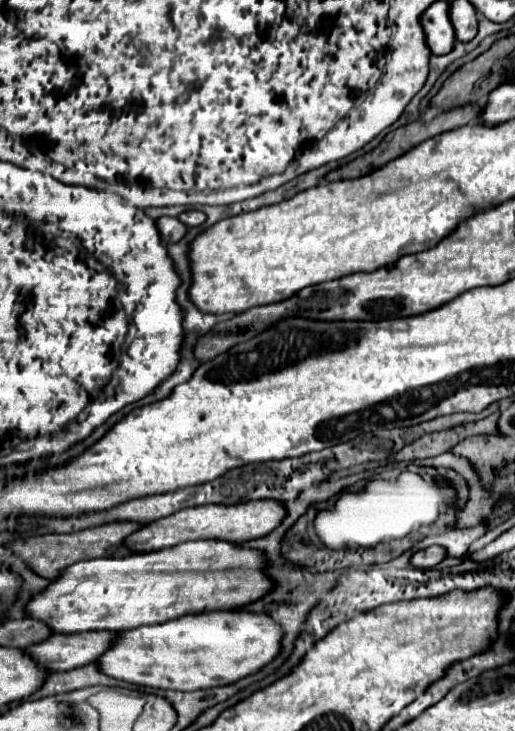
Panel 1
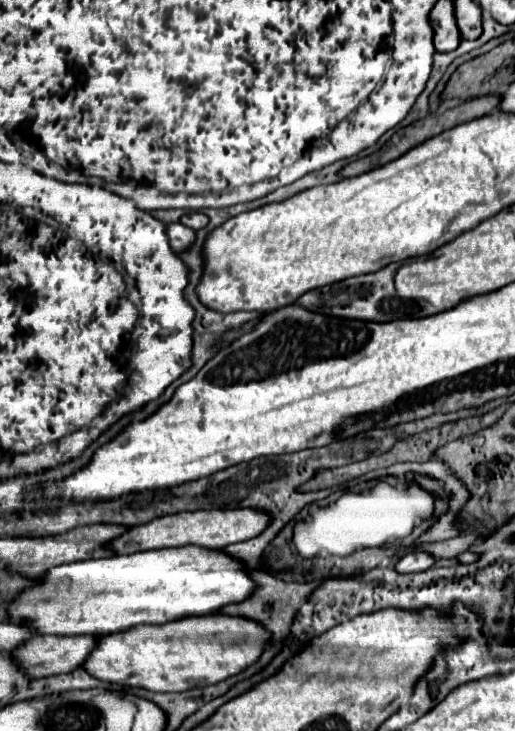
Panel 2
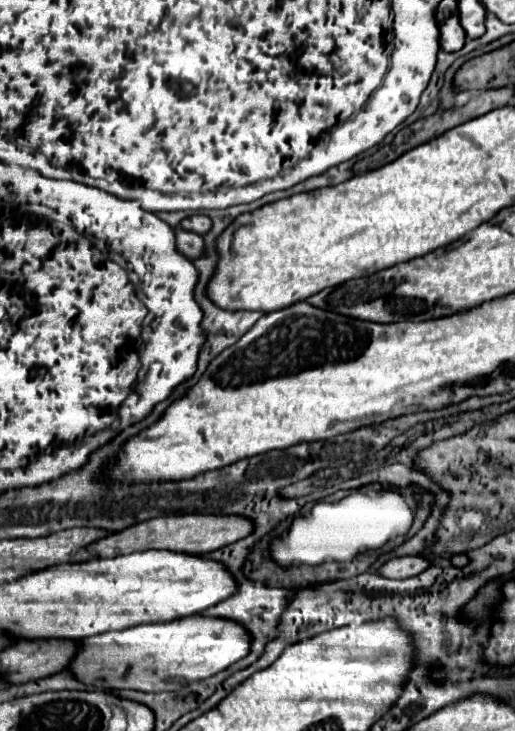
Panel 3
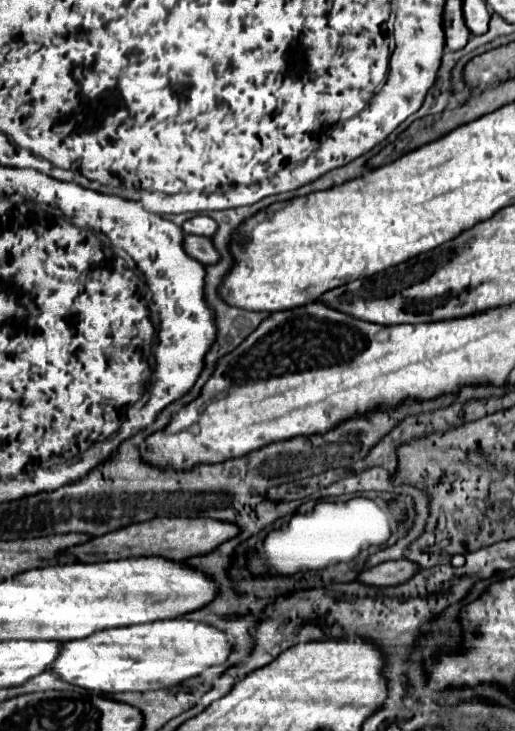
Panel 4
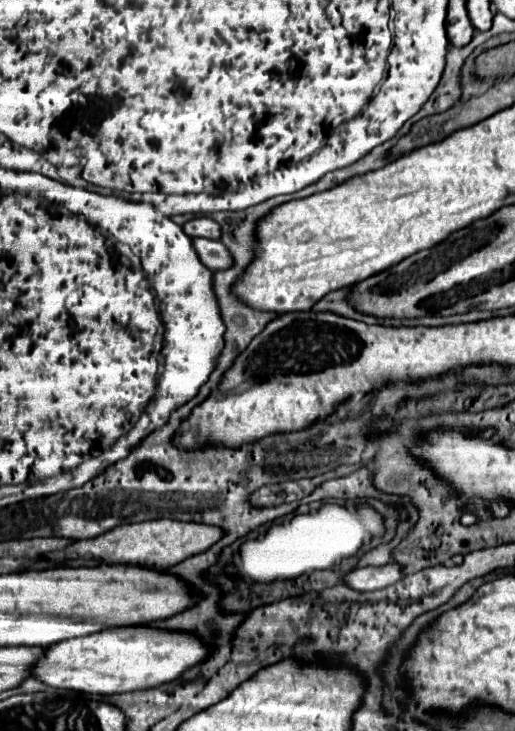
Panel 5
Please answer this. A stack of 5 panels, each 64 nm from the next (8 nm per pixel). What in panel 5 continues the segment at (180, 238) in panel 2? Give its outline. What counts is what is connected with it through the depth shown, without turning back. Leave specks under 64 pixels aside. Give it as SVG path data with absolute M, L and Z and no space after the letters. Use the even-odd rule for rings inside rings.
M194 238L194 248L198 252L198 258L202 260L202 264L212 270L212 272L218 272L218 270L228 270L234 260L232 260L232 254L228 252L228 248L220 242L220 240L206 240L206 238Z

